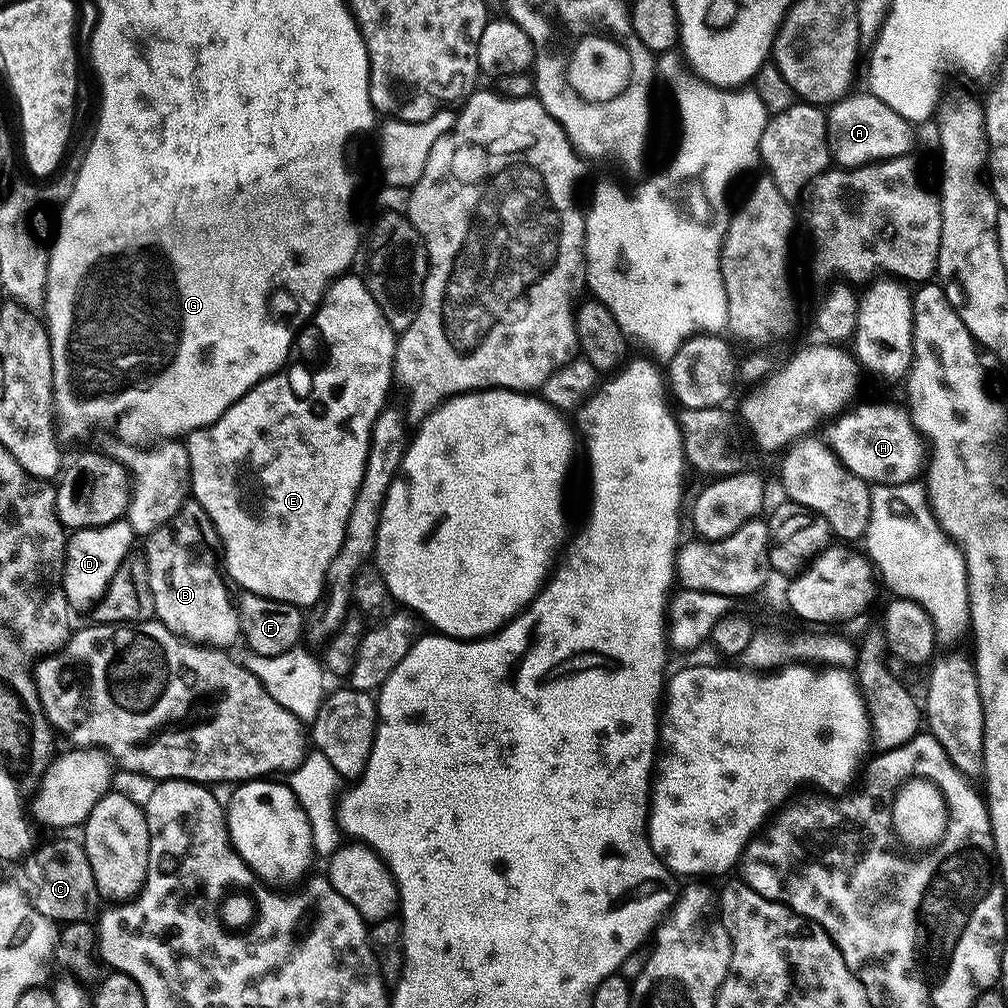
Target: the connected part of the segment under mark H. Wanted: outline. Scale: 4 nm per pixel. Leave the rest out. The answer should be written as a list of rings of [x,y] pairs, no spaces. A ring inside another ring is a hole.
[[[864,404],[855,408],[841,412],[827,425],[826,443],[836,457],[872,486],[915,481],[926,464],[926,440],[908,415],[907,407]]]

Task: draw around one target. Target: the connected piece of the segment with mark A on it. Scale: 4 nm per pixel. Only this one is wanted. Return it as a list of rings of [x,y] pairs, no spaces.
[[[849,94],[831,105],[826,115],[830,156],[841,168],[857,168],[863,164],[874,164],[877,160],[893,160],[909,155],[909,121],[896,112],[890,112],[886,102],[882,102],[877,96]]]

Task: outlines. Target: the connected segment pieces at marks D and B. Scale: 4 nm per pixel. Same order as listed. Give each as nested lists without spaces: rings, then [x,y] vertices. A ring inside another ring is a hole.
[[[121,518],[106,526],[78,528],[67,537],[64,545],[64,593],[73,609],[91,609],[104,597],[110,578],[133,551],[134,533],[127,519]]]
[[[186,502],[180,507],[178,514],[170,518],[168,524],[158,526],[158,530],[149,534],[143,544],[144,561],[148,567],[148,585],[150,594],[154,594],[155,619],[165,624],[175,636],[192,644],[224,650],[229,647],[227,644],[241,639],[240,610],[234,596],[232,600],[233,589],[226,575],[218,530],[214,530],[214,522],[210,522],[206,510],[202,510],[200,504]]]

